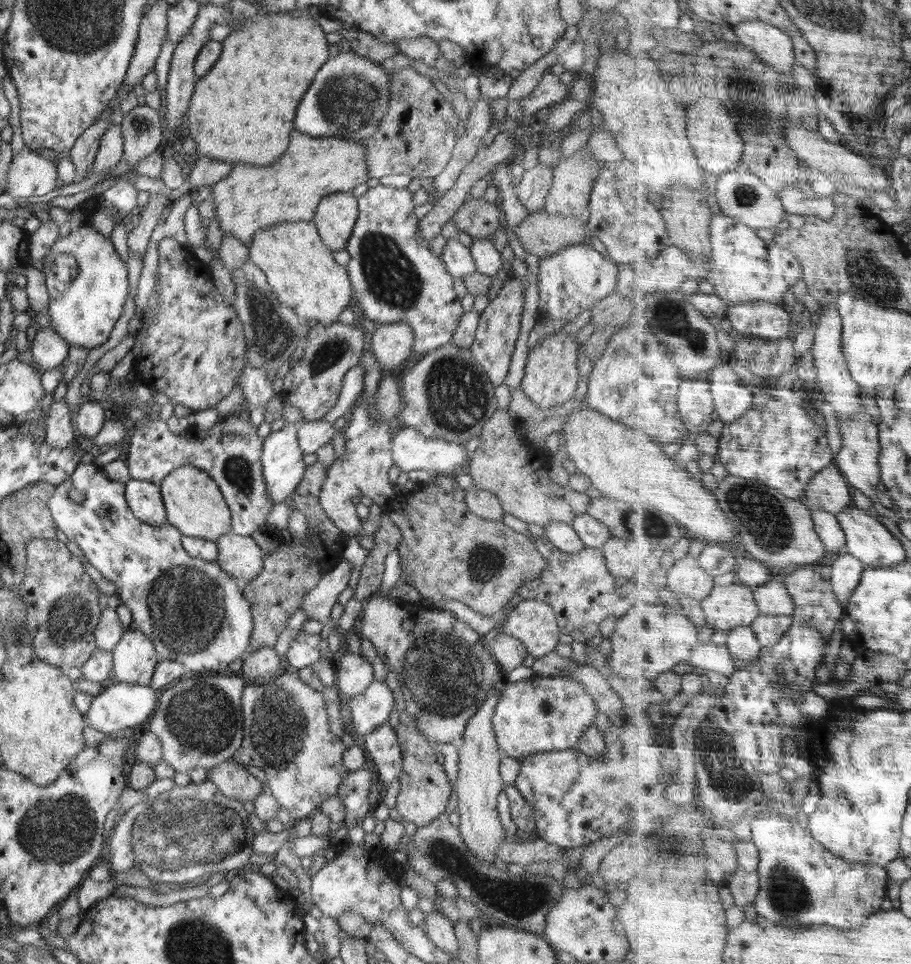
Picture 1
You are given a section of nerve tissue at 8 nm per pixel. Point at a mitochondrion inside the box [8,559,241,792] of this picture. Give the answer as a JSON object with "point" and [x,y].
{"point":[186,604]}

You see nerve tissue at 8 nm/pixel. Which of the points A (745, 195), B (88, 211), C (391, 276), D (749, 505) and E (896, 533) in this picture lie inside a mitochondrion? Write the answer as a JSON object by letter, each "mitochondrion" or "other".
{"A":"mitochondrion","B":"other","C":"mitochondrion","D":"mitochondrion","E":"other"}

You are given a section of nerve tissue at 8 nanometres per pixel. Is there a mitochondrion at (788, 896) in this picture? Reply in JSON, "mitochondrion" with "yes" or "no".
{"mitochondrion":"yes"}

